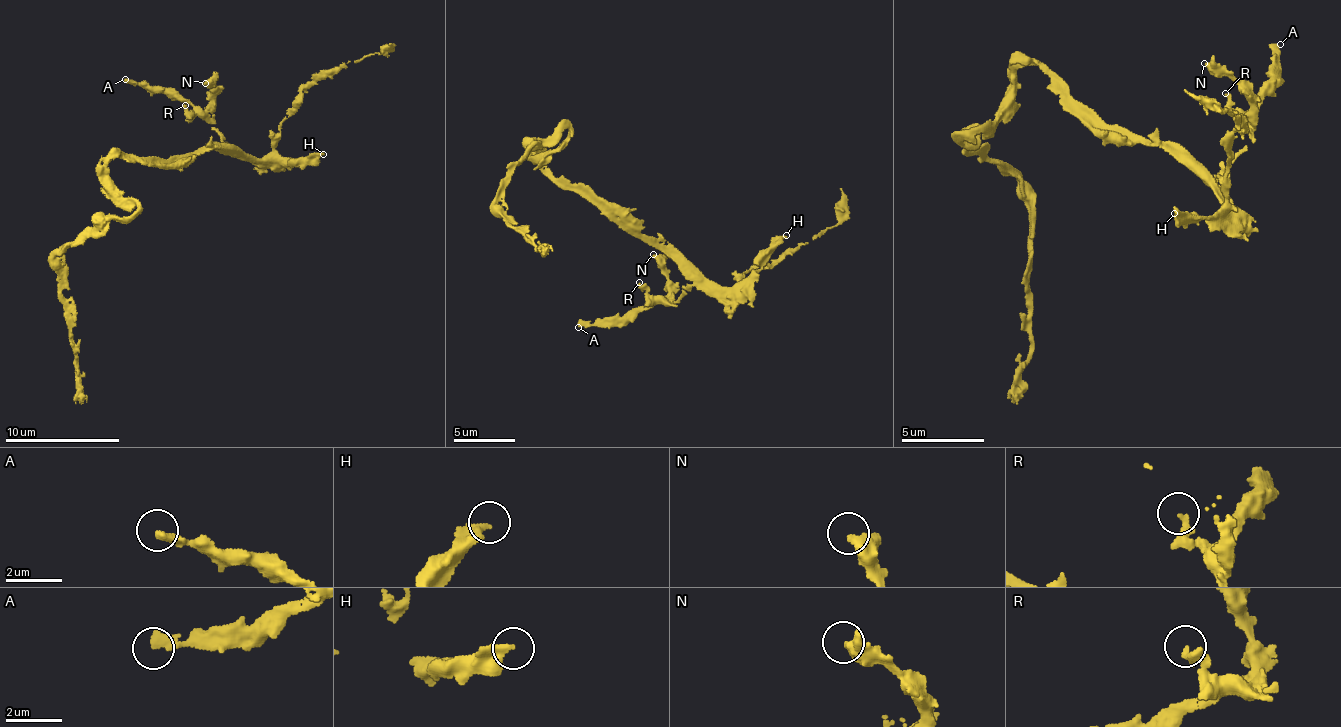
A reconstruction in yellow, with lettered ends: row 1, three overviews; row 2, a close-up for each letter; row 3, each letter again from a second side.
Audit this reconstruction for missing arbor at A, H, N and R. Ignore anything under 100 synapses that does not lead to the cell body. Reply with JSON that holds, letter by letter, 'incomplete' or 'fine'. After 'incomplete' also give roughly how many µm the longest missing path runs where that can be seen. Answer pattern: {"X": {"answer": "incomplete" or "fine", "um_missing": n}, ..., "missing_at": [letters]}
{"A": {"answer": "fine"}, "H": {"answer": "incomplete", "um_missing": 120}, "N": {"answer": "fine"}, "R": {"answer": "fine"}, "missing_at": ["H"]}

